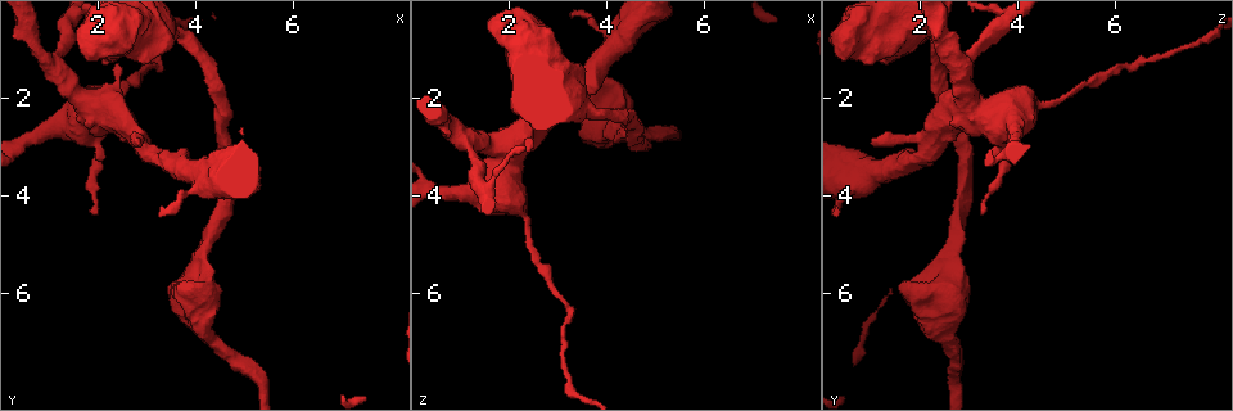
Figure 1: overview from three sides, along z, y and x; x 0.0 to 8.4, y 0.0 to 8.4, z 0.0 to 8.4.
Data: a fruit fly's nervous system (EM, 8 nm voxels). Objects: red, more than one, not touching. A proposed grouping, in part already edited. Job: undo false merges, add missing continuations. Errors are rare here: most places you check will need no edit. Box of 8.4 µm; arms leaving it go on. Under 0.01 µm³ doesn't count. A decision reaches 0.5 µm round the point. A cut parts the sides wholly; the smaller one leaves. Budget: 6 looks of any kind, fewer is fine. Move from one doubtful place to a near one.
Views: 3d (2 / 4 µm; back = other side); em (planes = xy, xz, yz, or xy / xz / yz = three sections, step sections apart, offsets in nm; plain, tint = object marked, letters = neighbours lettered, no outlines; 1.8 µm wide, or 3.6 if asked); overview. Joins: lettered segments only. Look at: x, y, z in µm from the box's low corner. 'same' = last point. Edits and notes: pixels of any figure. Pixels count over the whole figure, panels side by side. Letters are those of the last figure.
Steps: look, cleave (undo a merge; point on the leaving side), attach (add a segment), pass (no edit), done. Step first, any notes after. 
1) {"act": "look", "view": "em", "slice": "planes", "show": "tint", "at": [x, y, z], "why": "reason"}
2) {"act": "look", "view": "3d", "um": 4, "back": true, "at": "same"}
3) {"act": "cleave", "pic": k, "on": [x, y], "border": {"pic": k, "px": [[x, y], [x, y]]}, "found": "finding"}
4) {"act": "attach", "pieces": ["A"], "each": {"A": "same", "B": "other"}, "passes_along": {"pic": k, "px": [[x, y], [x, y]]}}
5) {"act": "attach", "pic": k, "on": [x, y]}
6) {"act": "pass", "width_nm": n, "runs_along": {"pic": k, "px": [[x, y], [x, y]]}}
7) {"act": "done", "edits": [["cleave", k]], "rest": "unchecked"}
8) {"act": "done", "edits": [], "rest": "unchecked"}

{"act": "look", "view": "3d", "um": 4, "at": [2.80, 2.85, 1.00], "why": "branch stops here"}

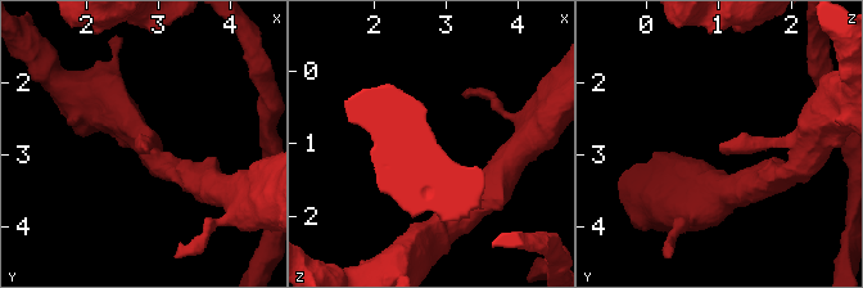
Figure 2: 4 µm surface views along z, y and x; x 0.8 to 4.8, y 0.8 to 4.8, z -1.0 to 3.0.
{"act": "look", "view": "em", "um": 3.6, "slice": "xz", "step": 4, "show": "tint", "at": [2.75, 2.90, 1.05], "why": "need the tissue"}

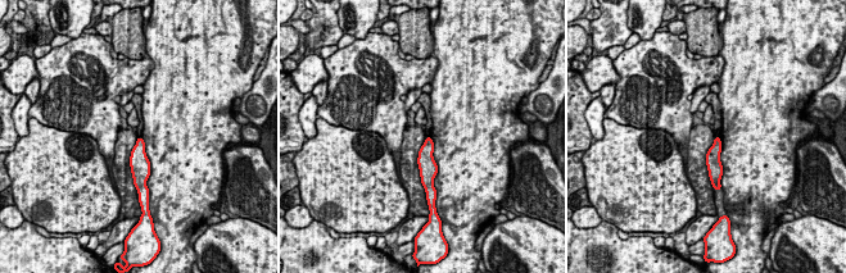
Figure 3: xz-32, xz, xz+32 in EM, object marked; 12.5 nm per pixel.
{"act": "look", "view": "em", "um": 3.6, "slice": "planes", "show": "letters", "at": "same"}

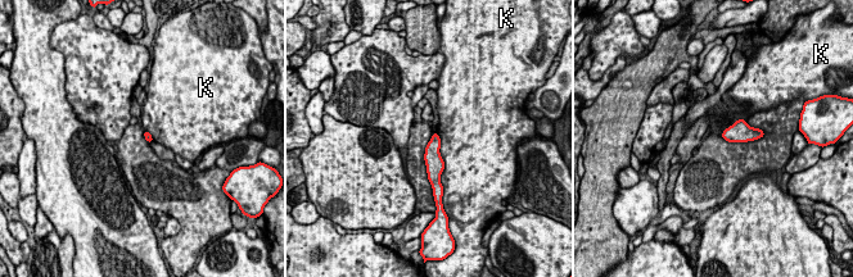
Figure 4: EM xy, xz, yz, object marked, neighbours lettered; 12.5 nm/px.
{"act": "pass", "longest_contact_nm": ["K", 600], "each": {"K": "other"}, "border": {"pic": 4, "px": [[436, 132], [443, 162], [441, 178]]}, "found": "none of them fits"}

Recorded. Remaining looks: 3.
{"act": "look", "view": "em", "slice": "planes", "show": "letters", "at": [2.60, 0.55, 1.20], "why": "thick turns thin"}

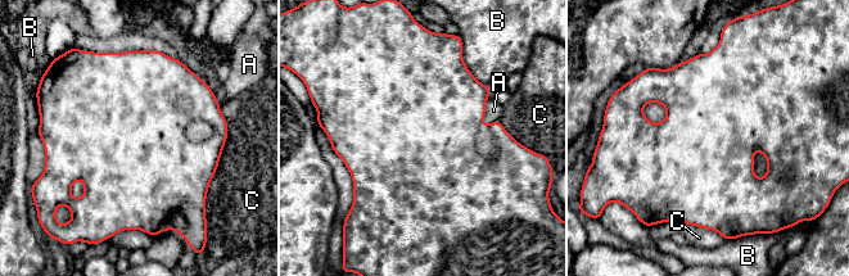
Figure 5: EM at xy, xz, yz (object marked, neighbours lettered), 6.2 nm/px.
{"act": "pass", "width_nm": 700, "each": {"A": "other", "B": "other", "C": "other"}, "border": {"pic": 5, "px": [[490, 95], [486, 103], [484, 127]]}, "found": "all the same cell"}

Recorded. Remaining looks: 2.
{"act": "look", "view": "em", "slice": "planes", "show": "letters", "at": [1.85, 4.35, 3.25], "why": "tapers out"}

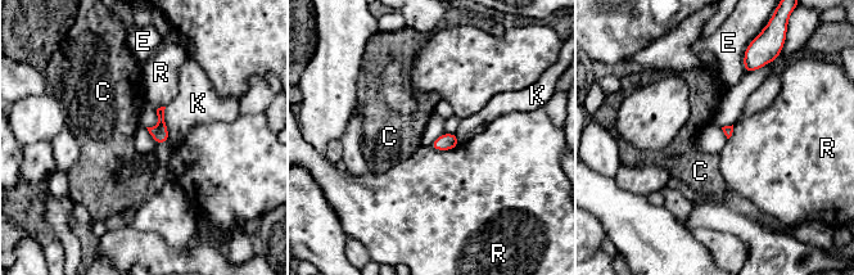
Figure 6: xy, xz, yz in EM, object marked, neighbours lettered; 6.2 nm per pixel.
{"act": "pass", "each": {"C": "other", "E": "other", "K": "other", "R": "other"}, "border": {"pic": 6, "px": [[459, 143], [450, 149], [430, 147]]}, "found": "no lettered segment goes on from it"}

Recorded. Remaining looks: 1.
{"act": "done", "edits": [], "rest": "unchecked"}

